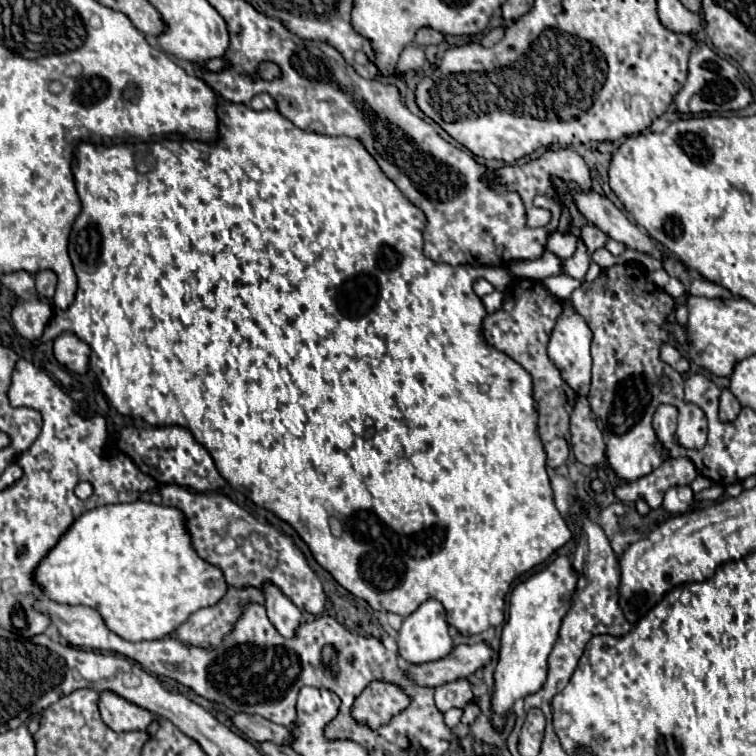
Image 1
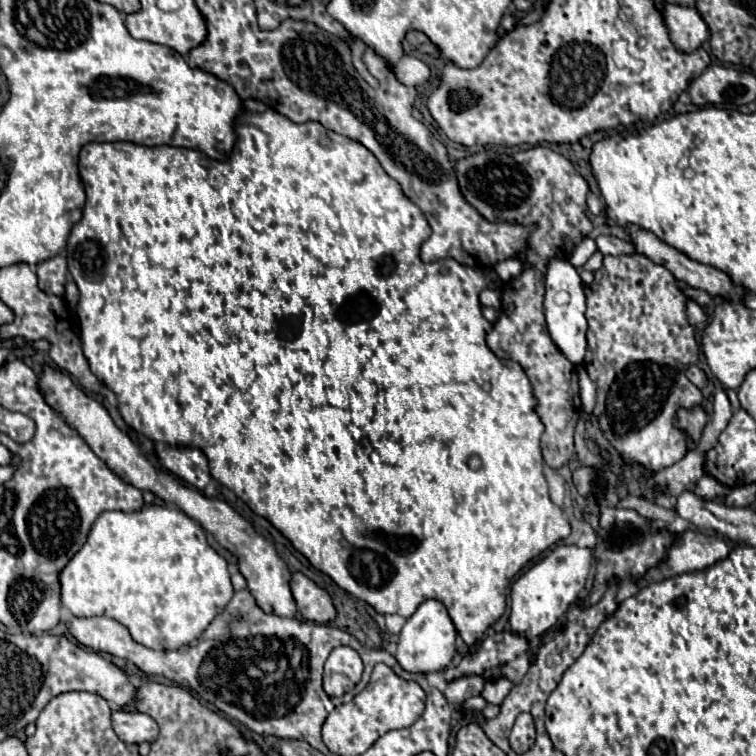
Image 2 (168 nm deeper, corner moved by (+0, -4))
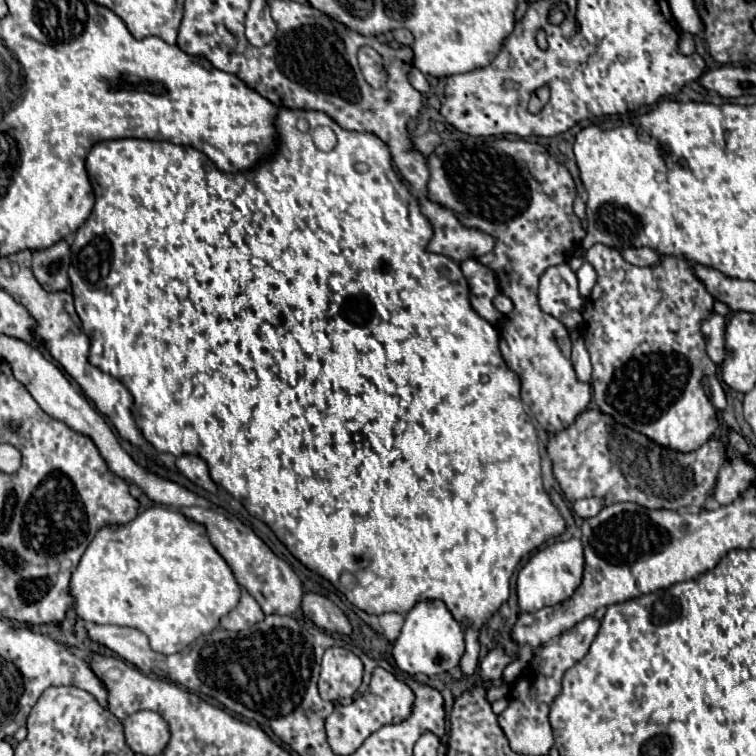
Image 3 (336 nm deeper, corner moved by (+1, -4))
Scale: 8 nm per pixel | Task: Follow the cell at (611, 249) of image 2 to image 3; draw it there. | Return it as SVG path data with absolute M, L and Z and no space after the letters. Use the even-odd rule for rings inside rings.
M640 247L640 249L622 249L622 257L638 267L656 267L660 263L660 255L654 249Z

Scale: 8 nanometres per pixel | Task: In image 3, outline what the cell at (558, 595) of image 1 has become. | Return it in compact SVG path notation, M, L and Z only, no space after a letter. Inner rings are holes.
M572 537L568 541L552 543L540 551L536 551L528 563L518 573L518 605L520 611L538 611L546 605L558 605L562 599L568 599L578 583L582 581L582 569L584 569L584 555L582 555L582 543L580 539Z

